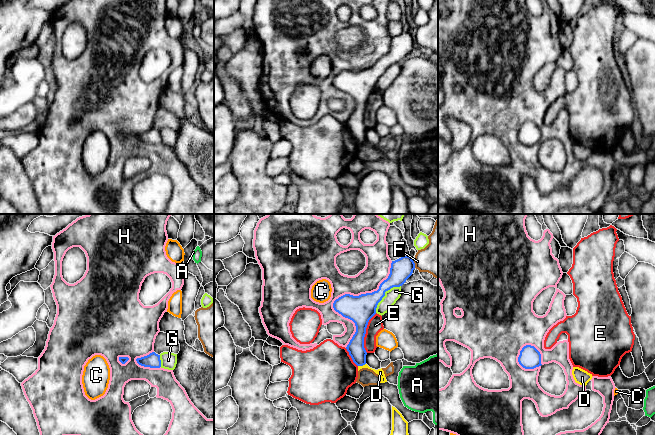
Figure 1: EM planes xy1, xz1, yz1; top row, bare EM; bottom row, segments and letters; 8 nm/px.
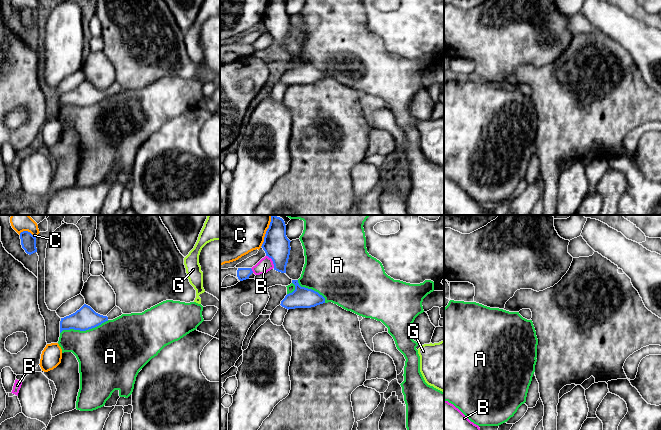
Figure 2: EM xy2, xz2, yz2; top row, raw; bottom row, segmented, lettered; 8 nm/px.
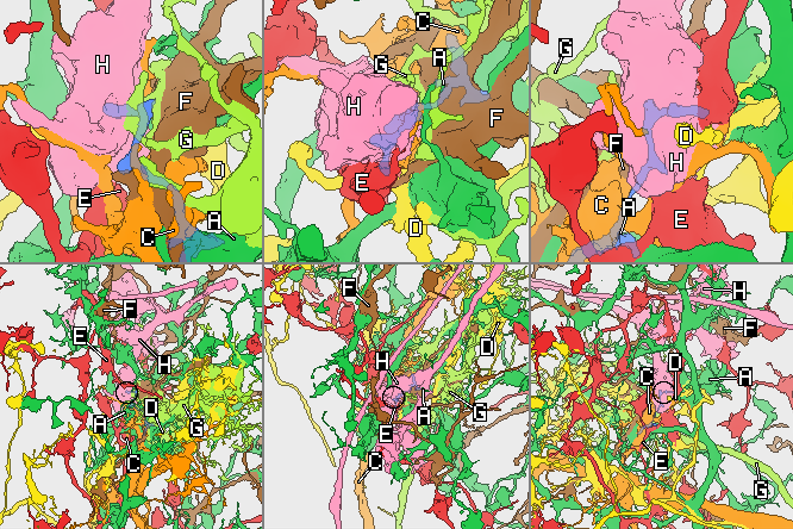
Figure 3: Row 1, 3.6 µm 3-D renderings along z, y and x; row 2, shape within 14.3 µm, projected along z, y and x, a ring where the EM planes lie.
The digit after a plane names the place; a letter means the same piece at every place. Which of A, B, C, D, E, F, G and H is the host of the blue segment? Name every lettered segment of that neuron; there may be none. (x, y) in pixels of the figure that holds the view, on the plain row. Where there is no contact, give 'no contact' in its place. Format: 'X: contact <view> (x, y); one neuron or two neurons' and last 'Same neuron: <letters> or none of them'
A: contact xy2 (84, 106); two neurons
B: contact xz2 (272, 36); two neurons
C: contact xz2 (265, 11); two neurons
D: contact xz1 (361, 141); two neurons
E: contact xz1 (365, 109); two neurons
F: contact xz1 (414, 40); two neurons
G: contact xz1 (384, 71); two neurons
H: contact xz1 (343, 71); two neurons
Same neuron: none of them

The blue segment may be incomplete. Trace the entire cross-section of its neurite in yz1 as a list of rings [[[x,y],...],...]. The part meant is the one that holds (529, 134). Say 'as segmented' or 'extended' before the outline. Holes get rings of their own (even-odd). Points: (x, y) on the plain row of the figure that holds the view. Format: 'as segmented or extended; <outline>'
as segmented; [[[526,121],[520,127],[518,138],[525,145],[534,145],[542,141],[541,130],[534,122]]]

